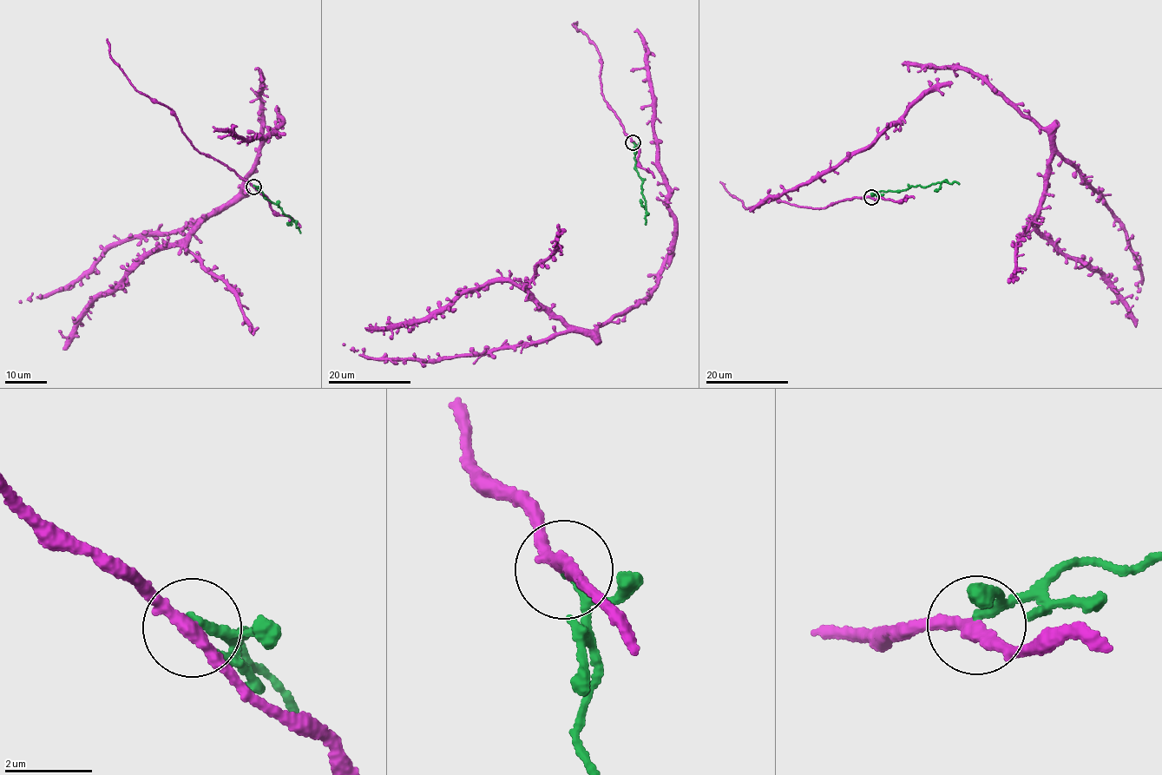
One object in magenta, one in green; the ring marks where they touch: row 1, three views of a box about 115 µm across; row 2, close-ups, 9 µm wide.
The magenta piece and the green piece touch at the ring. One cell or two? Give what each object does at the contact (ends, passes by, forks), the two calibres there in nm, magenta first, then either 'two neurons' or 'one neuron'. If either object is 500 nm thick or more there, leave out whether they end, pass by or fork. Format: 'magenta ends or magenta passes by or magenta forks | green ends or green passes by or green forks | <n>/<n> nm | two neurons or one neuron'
magenta passes by | green passes by | 280/140 nm | two neurons

